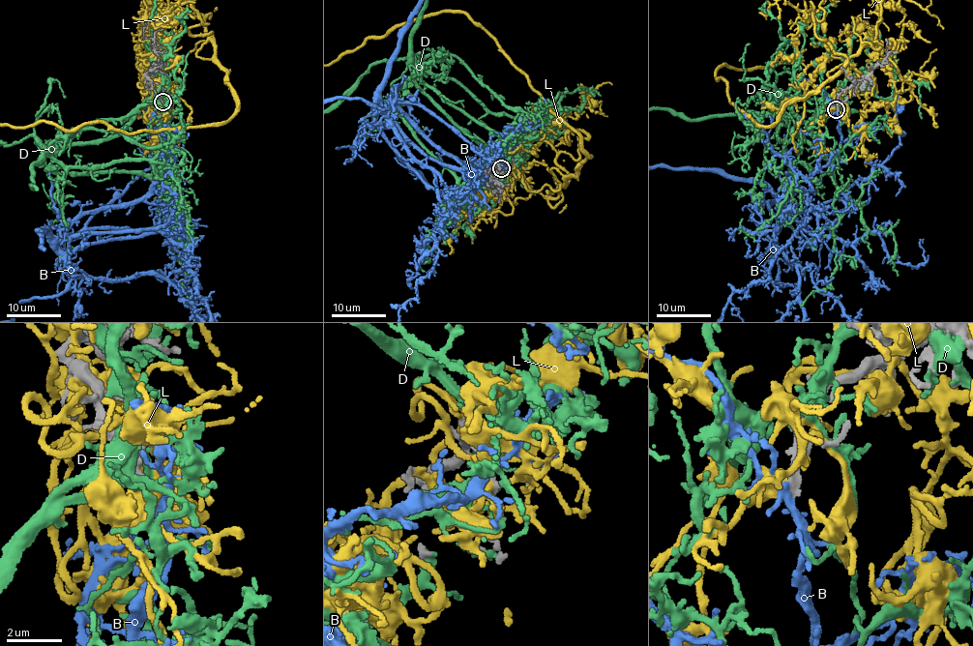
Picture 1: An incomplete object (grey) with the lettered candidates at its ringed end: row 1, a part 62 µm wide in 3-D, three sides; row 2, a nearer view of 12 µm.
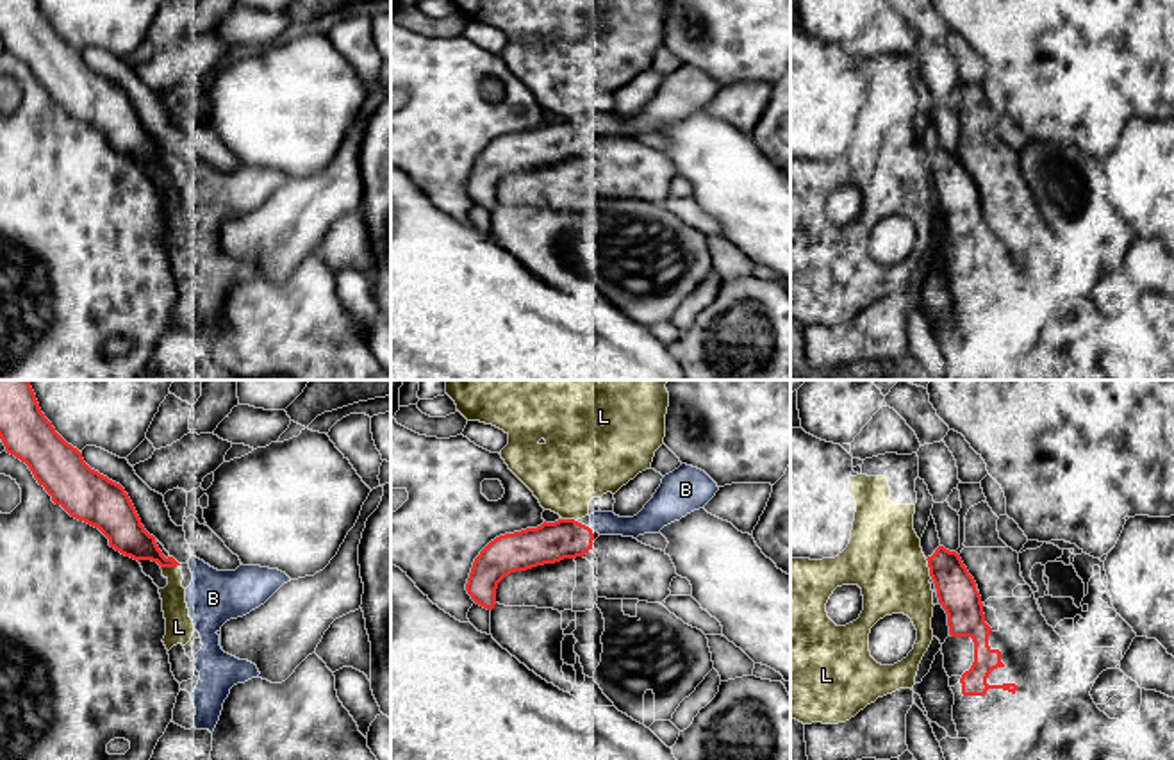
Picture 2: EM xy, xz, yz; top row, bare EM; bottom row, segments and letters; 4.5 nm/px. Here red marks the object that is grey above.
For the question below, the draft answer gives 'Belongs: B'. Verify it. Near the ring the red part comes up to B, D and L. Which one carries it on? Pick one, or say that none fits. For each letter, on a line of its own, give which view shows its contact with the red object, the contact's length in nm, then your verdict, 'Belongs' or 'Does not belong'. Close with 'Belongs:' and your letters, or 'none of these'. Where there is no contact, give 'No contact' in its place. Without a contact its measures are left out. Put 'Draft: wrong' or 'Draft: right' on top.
Draft: right
B: No contact. Belongs
D: No contact. Does not belong
L: Touches red in yz. Shared border 100 nm. Does not belong
Belongs: B

